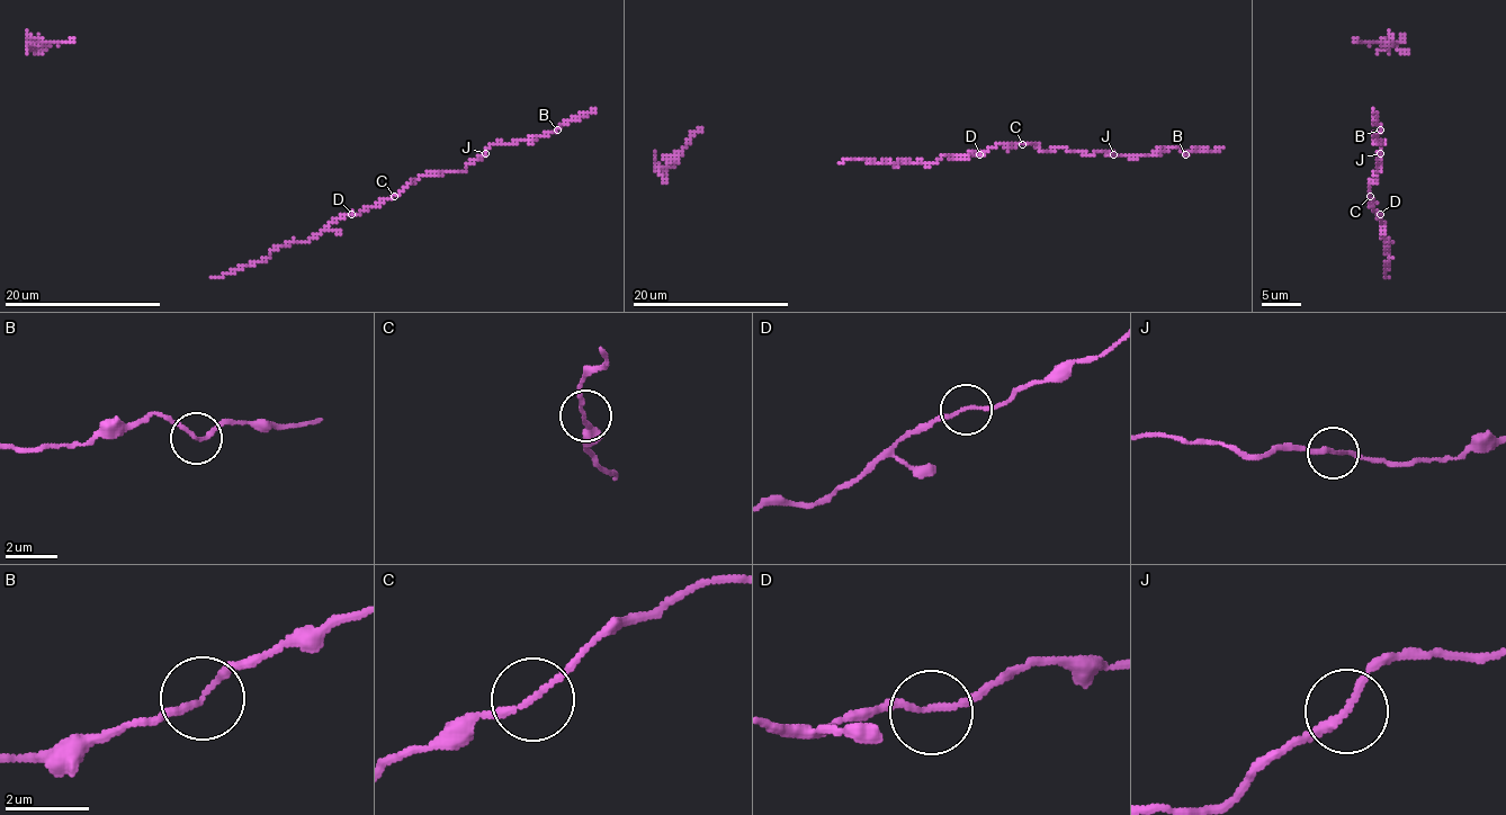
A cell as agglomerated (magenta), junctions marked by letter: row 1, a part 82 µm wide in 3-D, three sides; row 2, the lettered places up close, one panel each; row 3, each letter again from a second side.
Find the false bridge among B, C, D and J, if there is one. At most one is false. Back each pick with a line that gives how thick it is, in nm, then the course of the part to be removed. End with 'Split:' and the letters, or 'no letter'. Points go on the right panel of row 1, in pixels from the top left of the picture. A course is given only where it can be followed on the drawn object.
Split: no letter

